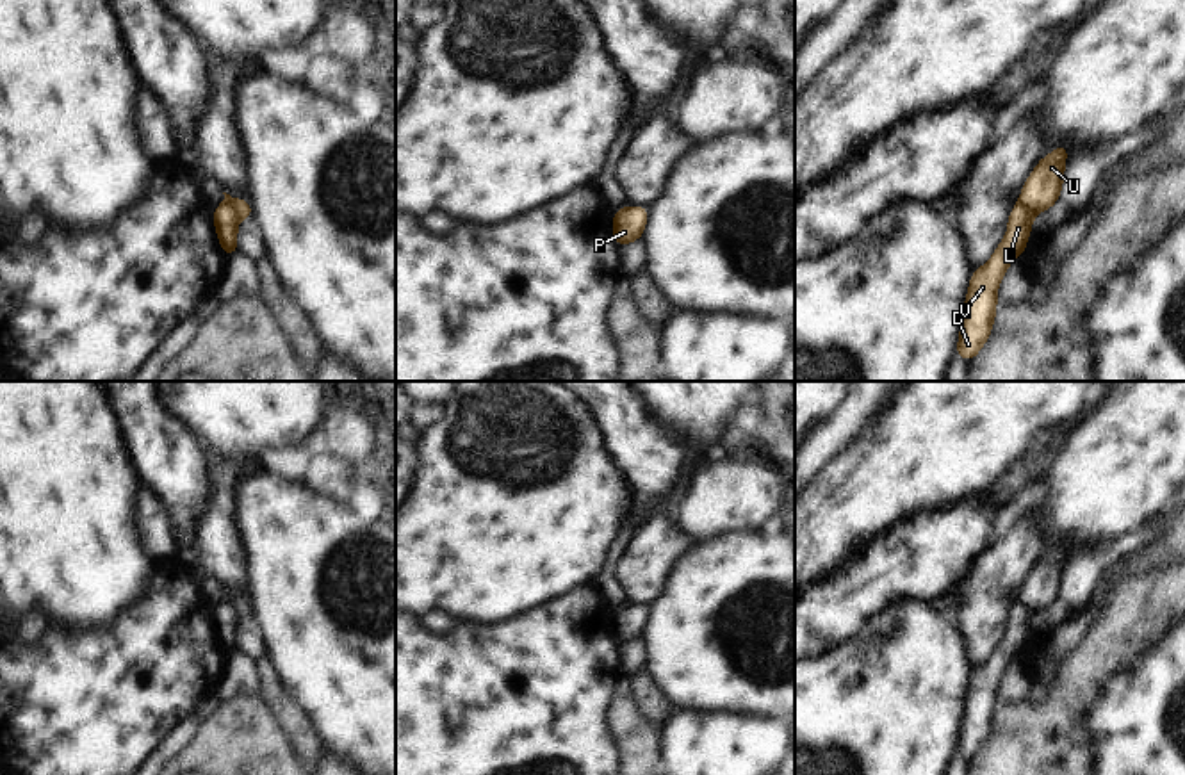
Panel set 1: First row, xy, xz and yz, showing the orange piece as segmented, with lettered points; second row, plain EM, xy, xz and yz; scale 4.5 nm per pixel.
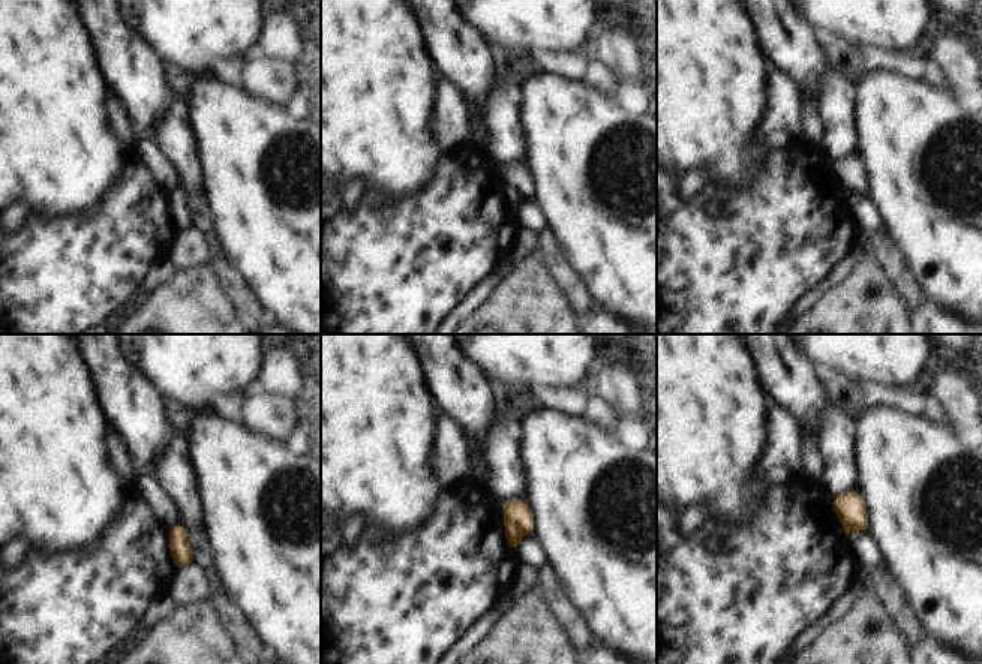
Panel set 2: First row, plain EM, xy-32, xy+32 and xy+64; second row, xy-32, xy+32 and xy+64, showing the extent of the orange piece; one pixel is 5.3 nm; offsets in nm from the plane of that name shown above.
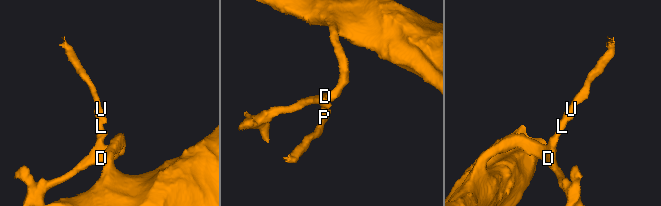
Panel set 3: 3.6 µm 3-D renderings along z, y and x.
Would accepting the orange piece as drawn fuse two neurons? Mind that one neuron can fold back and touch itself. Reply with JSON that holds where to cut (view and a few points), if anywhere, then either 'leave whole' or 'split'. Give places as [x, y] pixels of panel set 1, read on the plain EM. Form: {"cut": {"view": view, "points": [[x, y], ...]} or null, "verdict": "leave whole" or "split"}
{"cut": {"view": "xy", "points": [[225, 601], [237, 619]]}, "verdict": "split"}

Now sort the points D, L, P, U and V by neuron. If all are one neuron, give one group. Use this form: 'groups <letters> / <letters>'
groups D L V / P U

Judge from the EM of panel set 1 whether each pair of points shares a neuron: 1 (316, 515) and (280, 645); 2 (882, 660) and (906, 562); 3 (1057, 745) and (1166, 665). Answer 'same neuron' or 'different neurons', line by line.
1: same neuron
2: different neurons
3: different neurons

